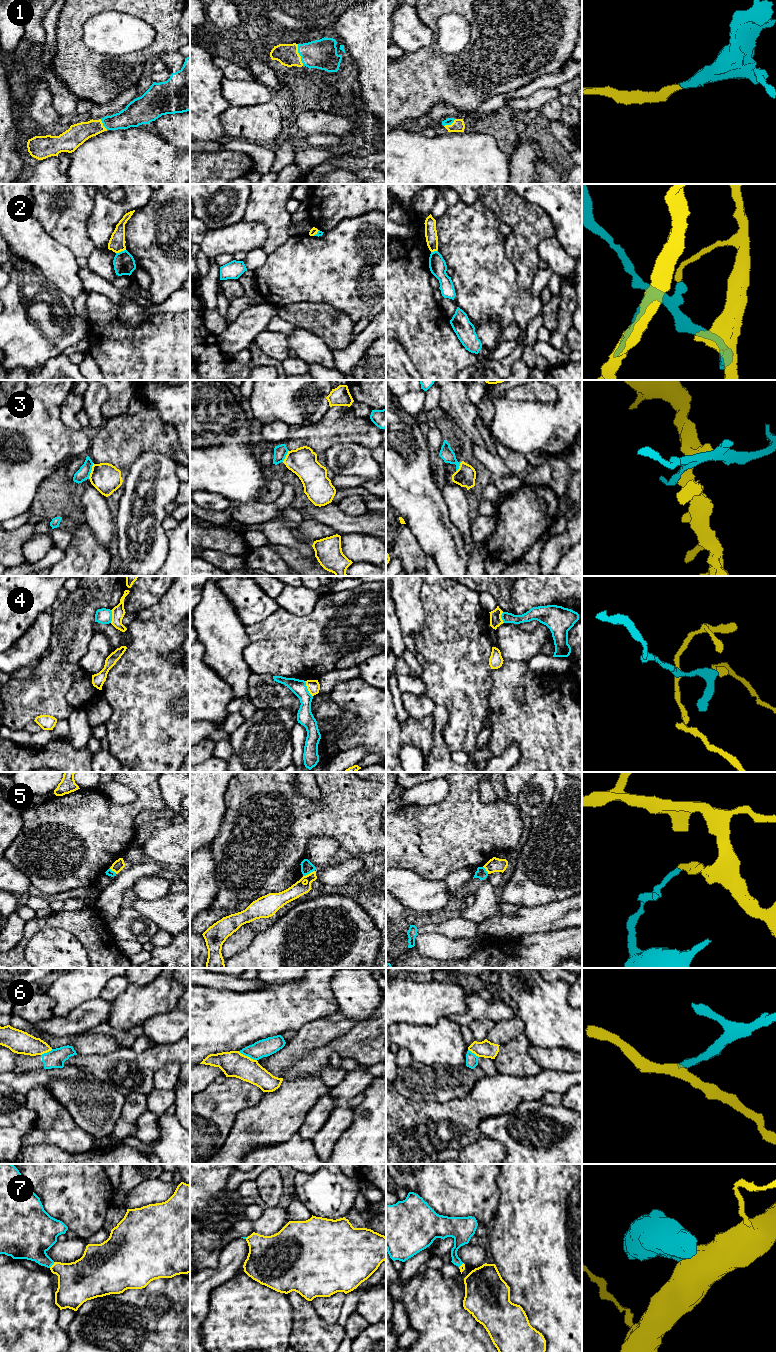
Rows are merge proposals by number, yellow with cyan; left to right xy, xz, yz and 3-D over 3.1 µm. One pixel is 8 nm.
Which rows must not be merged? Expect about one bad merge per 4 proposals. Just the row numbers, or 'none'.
2, 3, 4, 5, 6

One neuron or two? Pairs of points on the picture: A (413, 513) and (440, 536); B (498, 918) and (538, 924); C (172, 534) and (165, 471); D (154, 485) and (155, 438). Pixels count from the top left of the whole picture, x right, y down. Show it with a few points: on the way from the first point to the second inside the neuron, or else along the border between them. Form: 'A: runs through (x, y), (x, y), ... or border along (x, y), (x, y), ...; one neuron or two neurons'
A: runs through (420, 516), (433, 529); one neuron
B: runs through (508, 924), (528, 924); one neuron
C: border along (164, 531), (168, 541), (168, 554), (166, 556); two neurons
D: border along (173, 458), (159, 452), (144, 451), (134, 462); two neurons

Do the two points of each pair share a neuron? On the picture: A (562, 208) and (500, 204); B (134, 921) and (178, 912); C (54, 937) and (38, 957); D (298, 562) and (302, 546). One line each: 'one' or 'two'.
A: two
B: two
C: one
D: two

